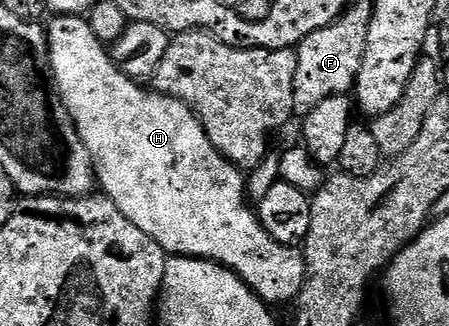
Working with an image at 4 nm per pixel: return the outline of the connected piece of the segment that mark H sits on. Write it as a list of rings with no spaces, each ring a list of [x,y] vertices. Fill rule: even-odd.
[[[56,16],[53,21],[52,25],[50,23],[47,25],[46,31],[48,33],[48,63],[50,65],[50,76],[54,81],[54,92],[58,97],[59,103],[60,100],[64,103],[63,111],[74,122],[82,142],[90,154],[92,167],[96,169],[99,191],[107,196],[114,206],[118,206],[118,210],[122,210],[122,214],[126,214],[126,218],[130,218],[130,222],[134,222],[134,226],[138,226],[138,230],[142,230],[142,234],[150,234],[150,238],[154,238],[154,242],[158,242],[158,246],[162,246],[165,253],[177,256],[198,256],[201,260],[213,260],[216,264],[223,266],[223,268],[228,268],[234,274],[238,274],[242,278],[242,282],[246,282],[246,286],[251,288],[269,306],[284,304],[287,300],[289,302],[295,301],[304,285],[303,251],[299,247],[288,248],[284,244],[274,242],[274,238],[270,238],[270,234],[266,234],[266,230],[260,224],[259,215],[253,209],[251,212],[244,205],[244,200],[246,201],[245,173],[237,168],[236,165],[230,163],[212,145],[206,130],[202,126],[202,122],[192,113],[191,108],[186,107],[181,100],[176,100],[173,96],[163,96],[161,92],[157,92],[143,83],[130,79],[113,62],[111,51],[104,43],[98,38],[94,38],[94,30],[90,30],[90,26],[84,16]]]

